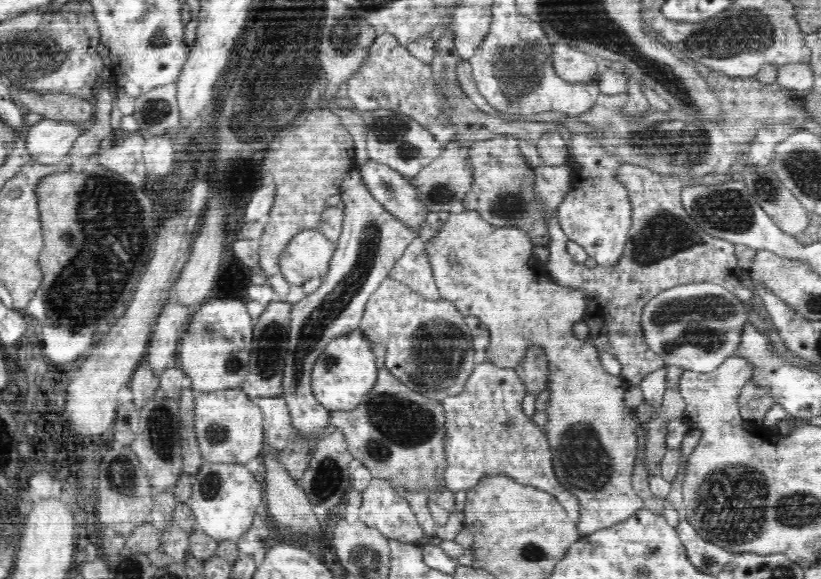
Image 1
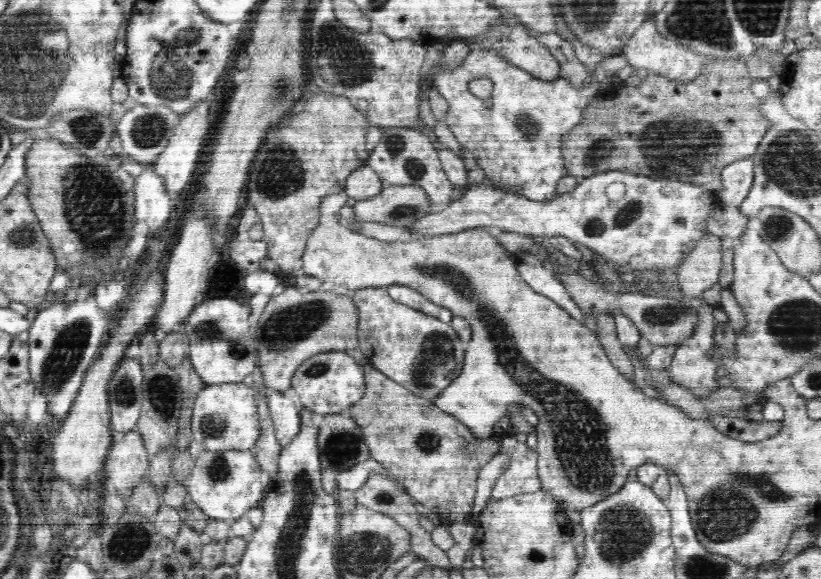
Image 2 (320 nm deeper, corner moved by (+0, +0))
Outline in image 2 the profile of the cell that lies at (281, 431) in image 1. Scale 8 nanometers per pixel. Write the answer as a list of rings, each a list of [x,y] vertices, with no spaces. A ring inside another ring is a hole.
[[[266,390],[265,394],[277,439],[282,446],[288,446],[300,428],[300,405],[291,391]]]

